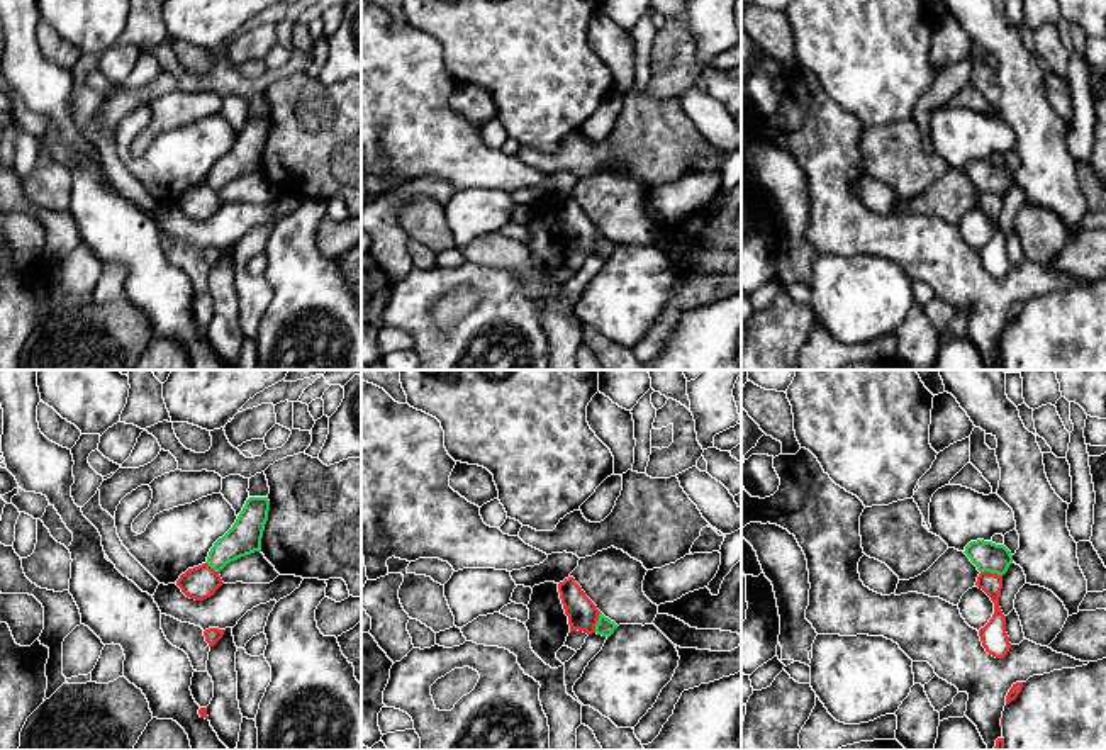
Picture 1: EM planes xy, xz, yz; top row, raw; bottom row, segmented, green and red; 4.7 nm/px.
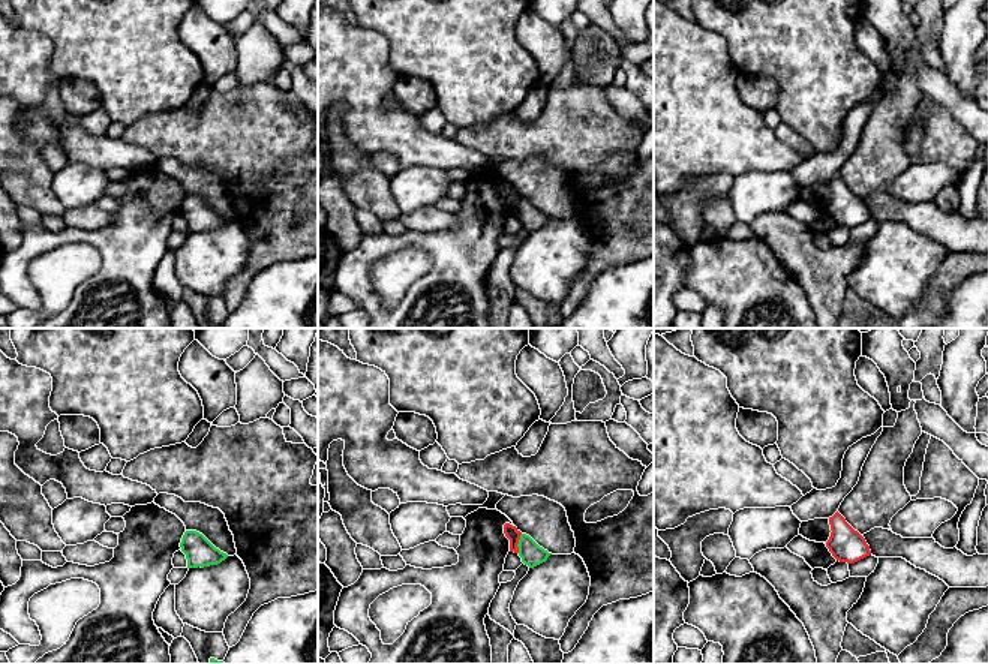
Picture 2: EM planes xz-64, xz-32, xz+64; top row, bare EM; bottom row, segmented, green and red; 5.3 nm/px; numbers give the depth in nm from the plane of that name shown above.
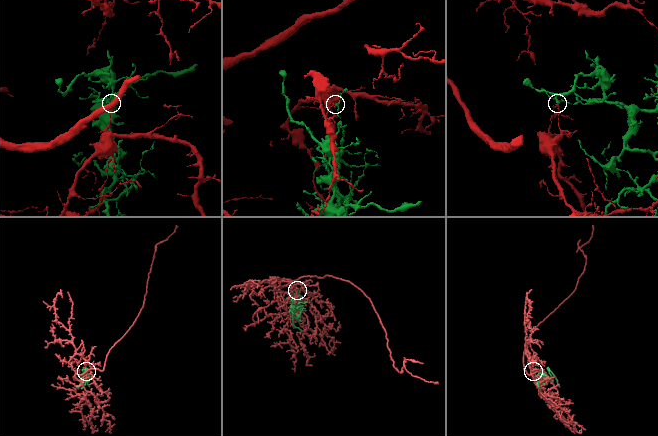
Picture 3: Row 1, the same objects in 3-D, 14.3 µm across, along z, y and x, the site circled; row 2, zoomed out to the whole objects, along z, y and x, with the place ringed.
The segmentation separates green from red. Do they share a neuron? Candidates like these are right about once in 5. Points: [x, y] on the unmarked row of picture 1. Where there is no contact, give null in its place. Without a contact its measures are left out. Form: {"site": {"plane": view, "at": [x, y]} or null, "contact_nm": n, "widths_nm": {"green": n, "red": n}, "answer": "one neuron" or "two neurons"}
{"site": {"plane": "yz", "at": [991, 192]}, "contact_nm": 110, "widths_nm": {"green": 140, "red": 100}, "answer": "two neurons"}

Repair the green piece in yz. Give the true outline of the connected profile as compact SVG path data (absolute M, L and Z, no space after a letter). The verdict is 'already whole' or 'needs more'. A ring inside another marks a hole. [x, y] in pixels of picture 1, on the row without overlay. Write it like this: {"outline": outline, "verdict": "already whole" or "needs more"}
{"outline": "M970 161L964 171L979 192L1004 195L1013 183L1013 175L1004 165L992 161Z", "verdict": "already whole"}

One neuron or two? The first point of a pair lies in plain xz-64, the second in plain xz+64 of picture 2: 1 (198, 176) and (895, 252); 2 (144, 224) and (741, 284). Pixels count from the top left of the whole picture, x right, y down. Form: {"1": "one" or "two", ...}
{"1": "two", "2": "one"}

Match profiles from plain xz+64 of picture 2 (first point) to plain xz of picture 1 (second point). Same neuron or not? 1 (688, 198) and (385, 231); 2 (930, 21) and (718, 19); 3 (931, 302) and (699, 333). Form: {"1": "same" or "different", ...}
{"1": "same", "2": "different", "3": "different"}

